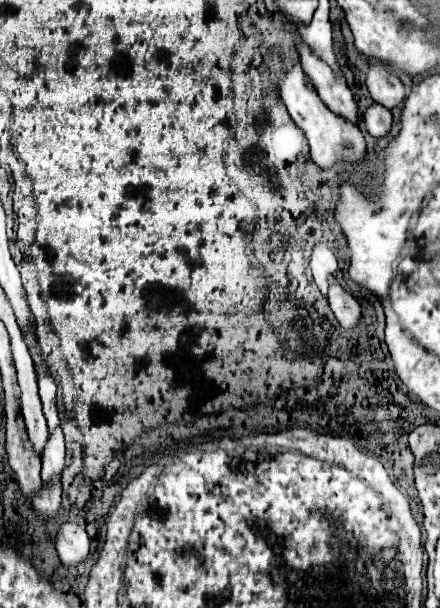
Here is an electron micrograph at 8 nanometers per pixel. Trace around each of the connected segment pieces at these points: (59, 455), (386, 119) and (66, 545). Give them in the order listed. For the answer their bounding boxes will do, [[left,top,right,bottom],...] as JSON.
[[41,428,65,482],[365,104,393,138],[55,522,89,566]]

